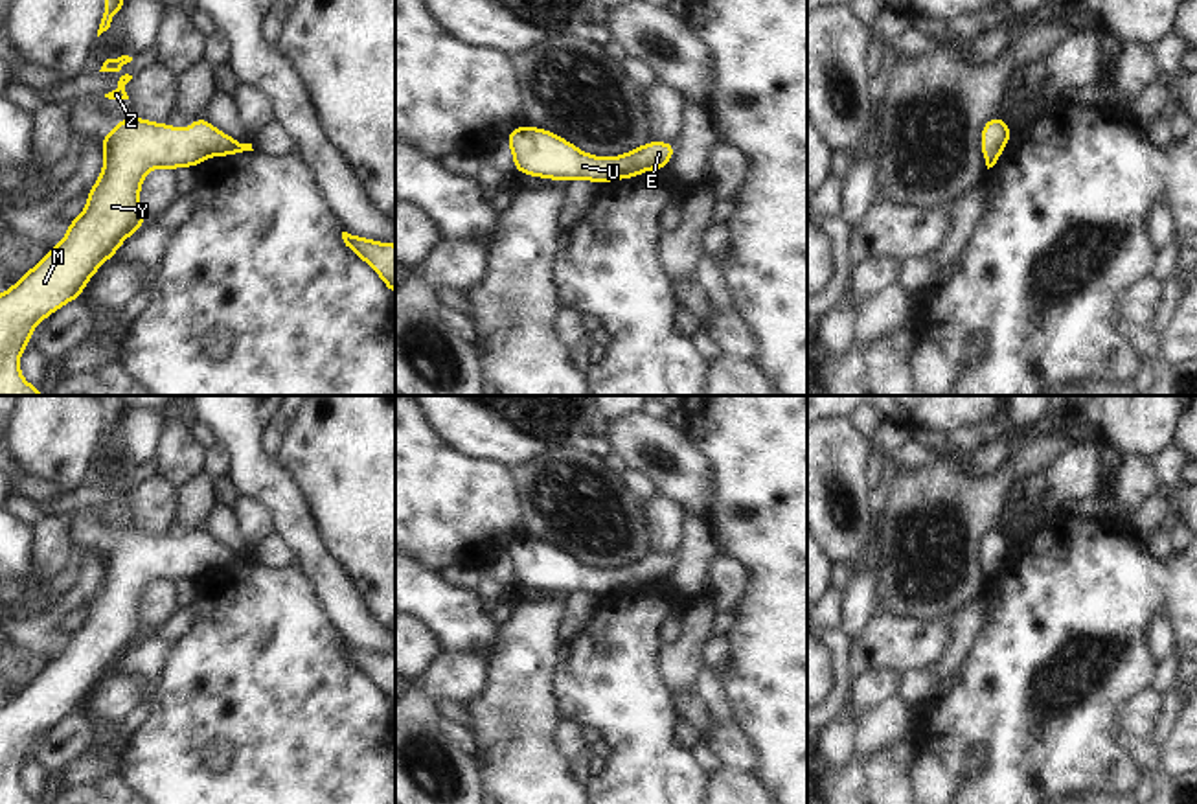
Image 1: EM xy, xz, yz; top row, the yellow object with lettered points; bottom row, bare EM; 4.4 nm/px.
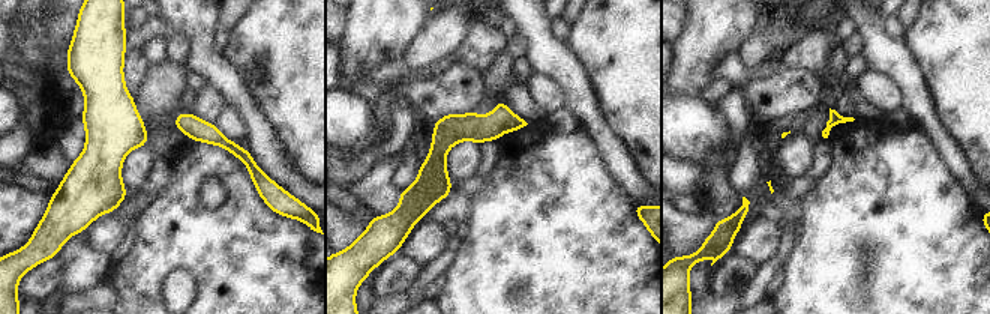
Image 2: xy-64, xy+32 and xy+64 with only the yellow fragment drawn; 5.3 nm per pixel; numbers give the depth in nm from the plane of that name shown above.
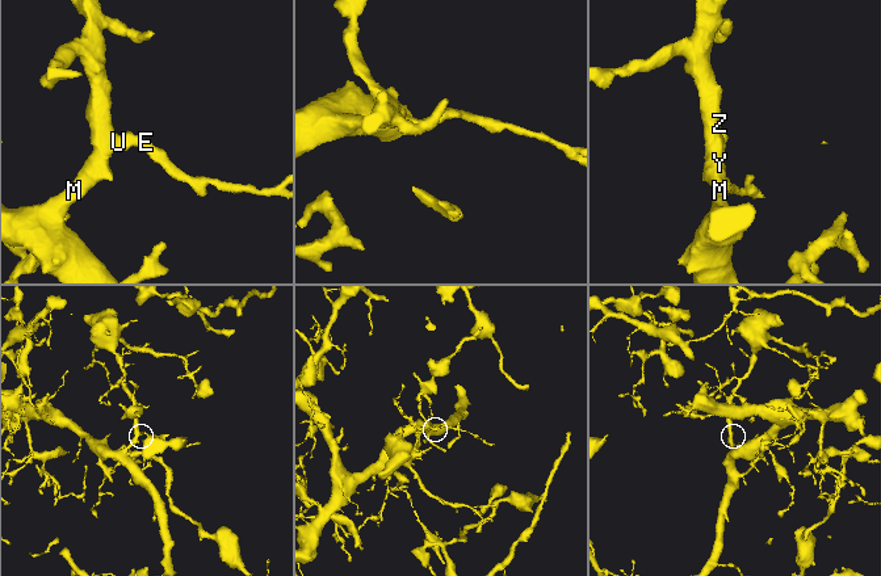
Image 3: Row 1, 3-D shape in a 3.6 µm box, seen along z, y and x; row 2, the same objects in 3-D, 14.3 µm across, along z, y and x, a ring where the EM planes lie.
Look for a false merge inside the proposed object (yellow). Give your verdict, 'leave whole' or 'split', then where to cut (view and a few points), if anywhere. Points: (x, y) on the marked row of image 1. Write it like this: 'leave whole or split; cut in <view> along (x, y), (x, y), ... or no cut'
leave whole; no cut

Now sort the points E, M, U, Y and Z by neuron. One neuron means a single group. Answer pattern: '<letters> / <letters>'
E M U Y Z

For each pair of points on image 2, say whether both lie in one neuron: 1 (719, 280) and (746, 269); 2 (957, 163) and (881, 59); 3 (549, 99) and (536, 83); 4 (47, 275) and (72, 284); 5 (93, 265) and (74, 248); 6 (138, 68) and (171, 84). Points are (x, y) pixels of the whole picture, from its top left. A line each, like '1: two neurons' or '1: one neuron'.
1: one neuron
2: one neuron
3: one neuron
4: two neurons
5: one neuron
6: two neurons

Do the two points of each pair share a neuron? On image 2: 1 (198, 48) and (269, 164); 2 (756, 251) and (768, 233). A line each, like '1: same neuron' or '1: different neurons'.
1: same neuron
2: same neuron

